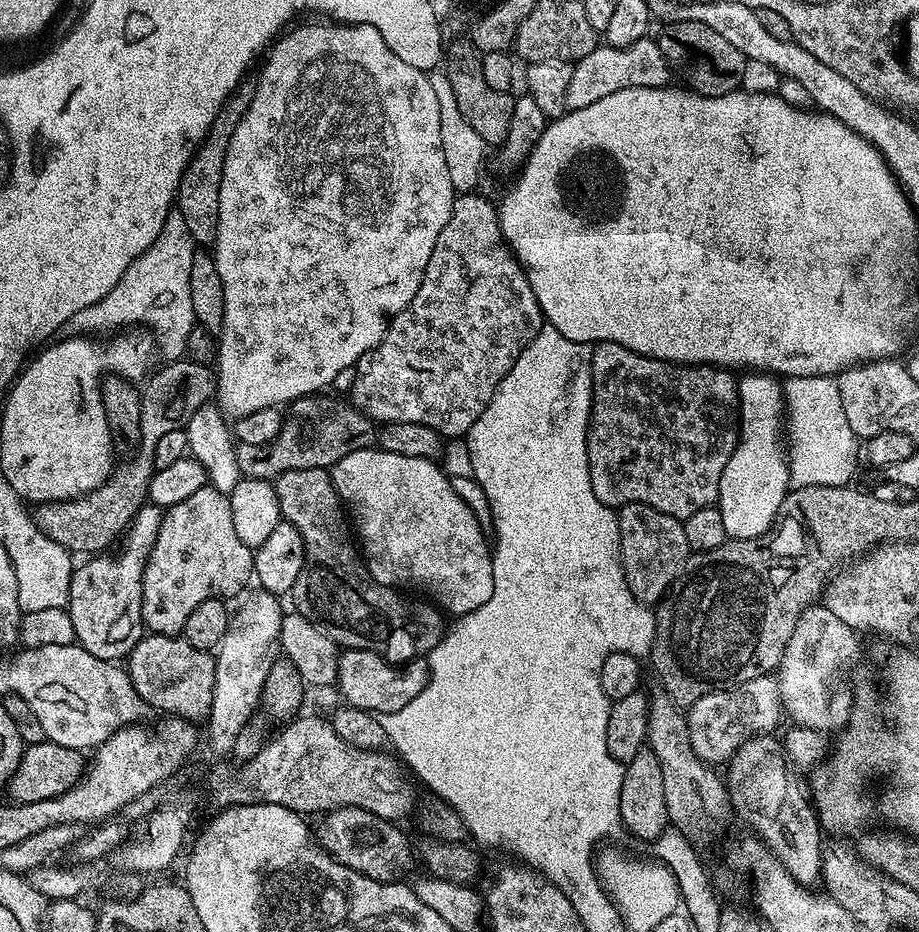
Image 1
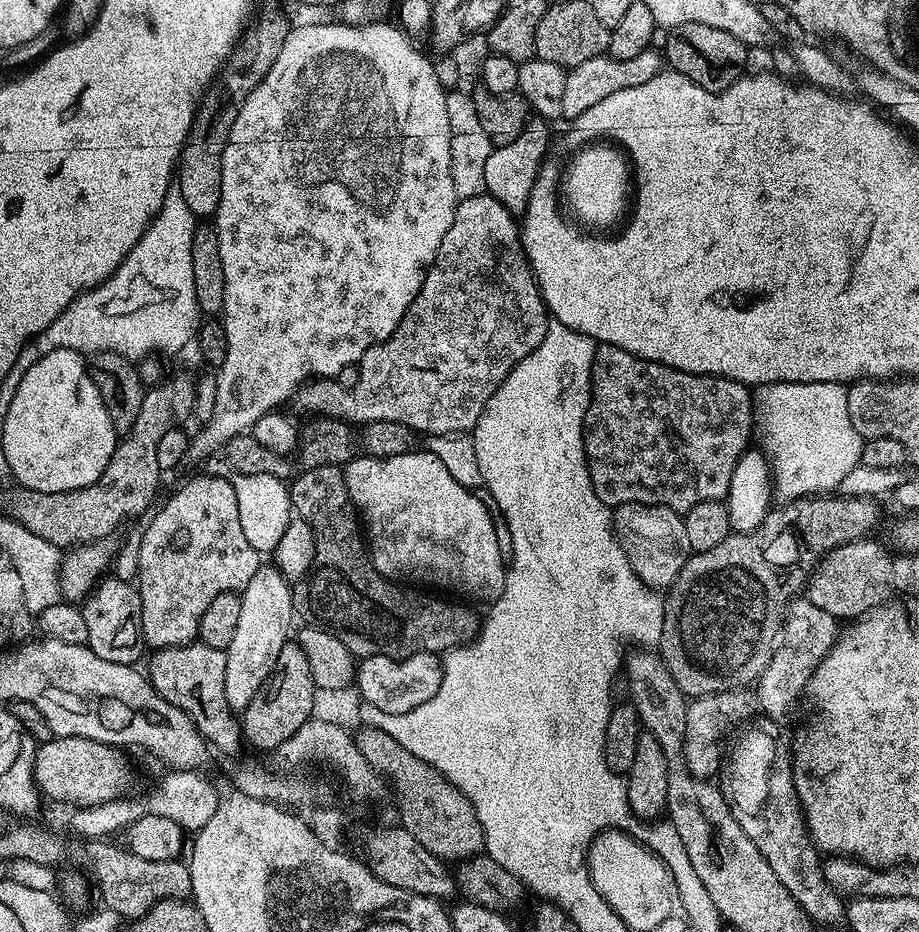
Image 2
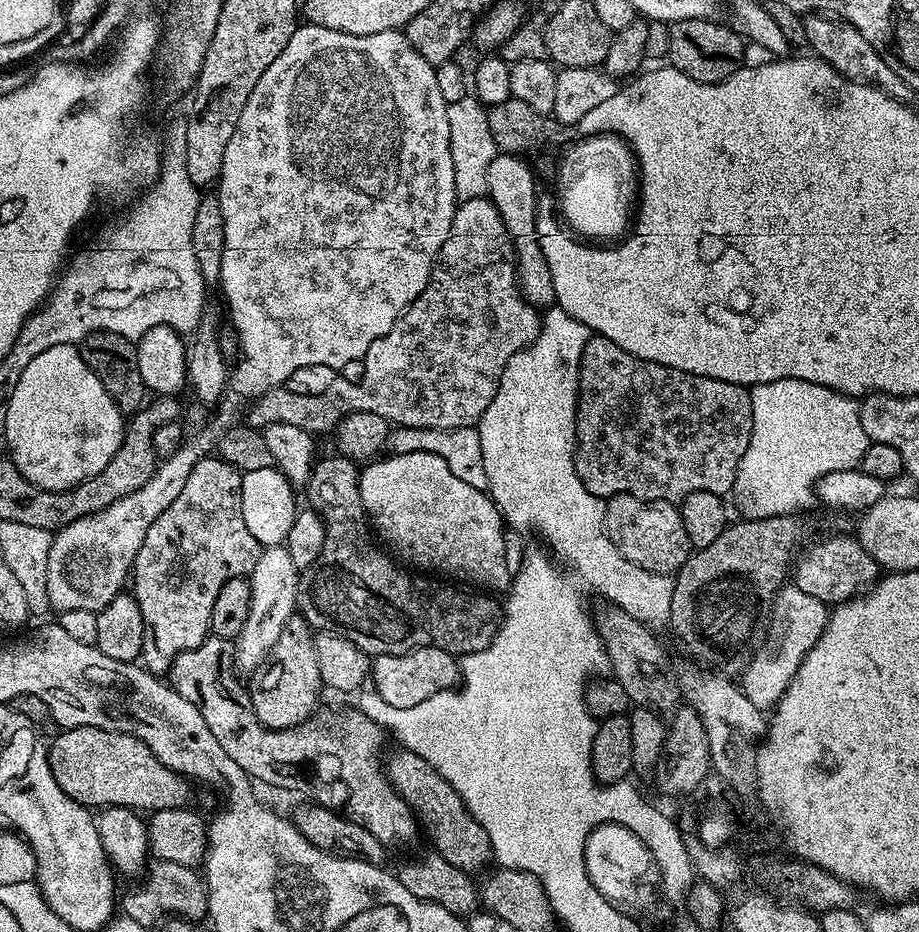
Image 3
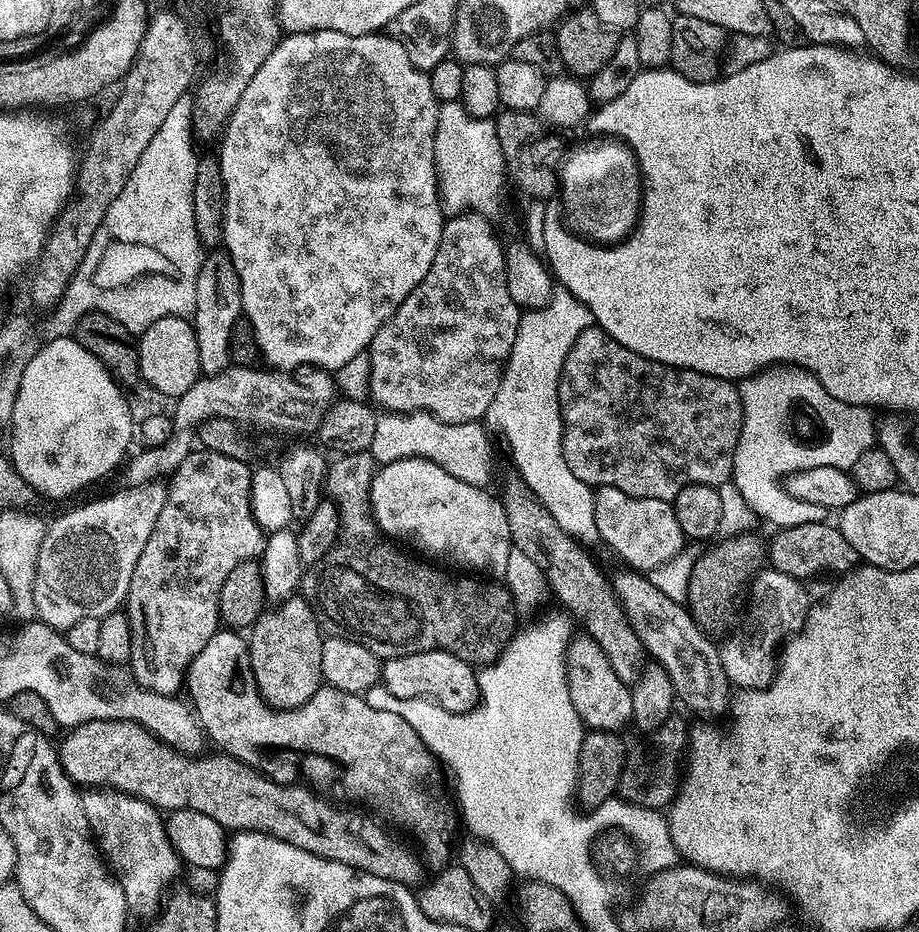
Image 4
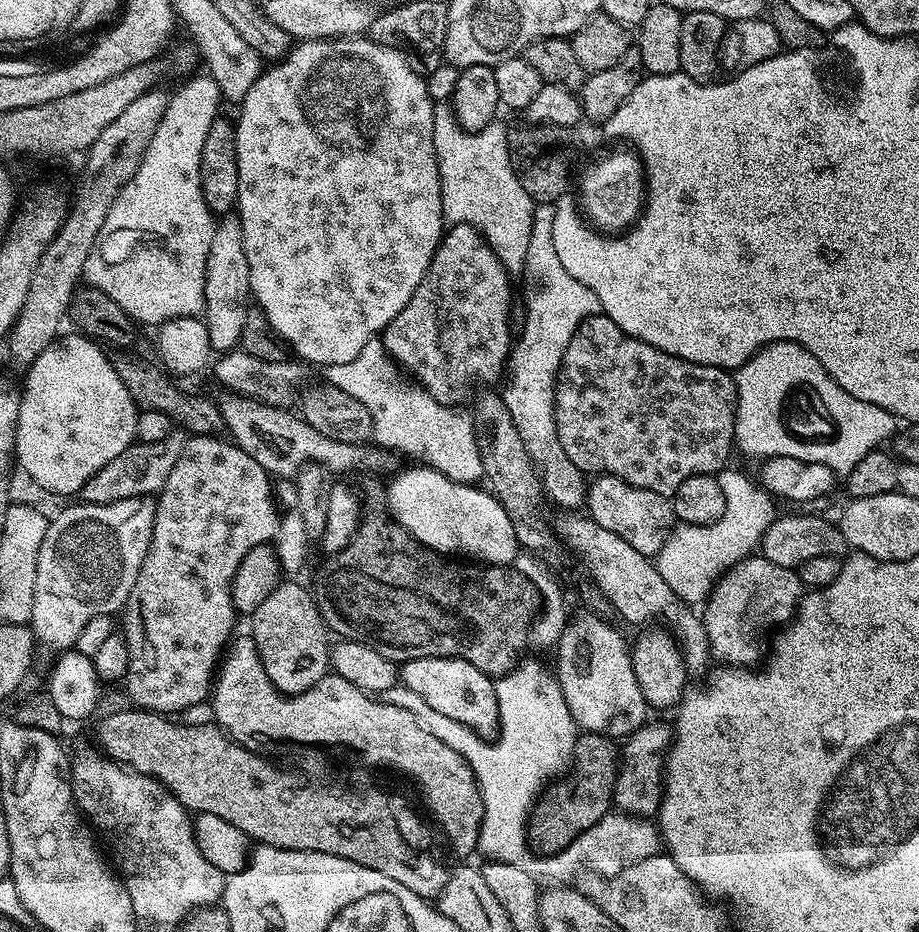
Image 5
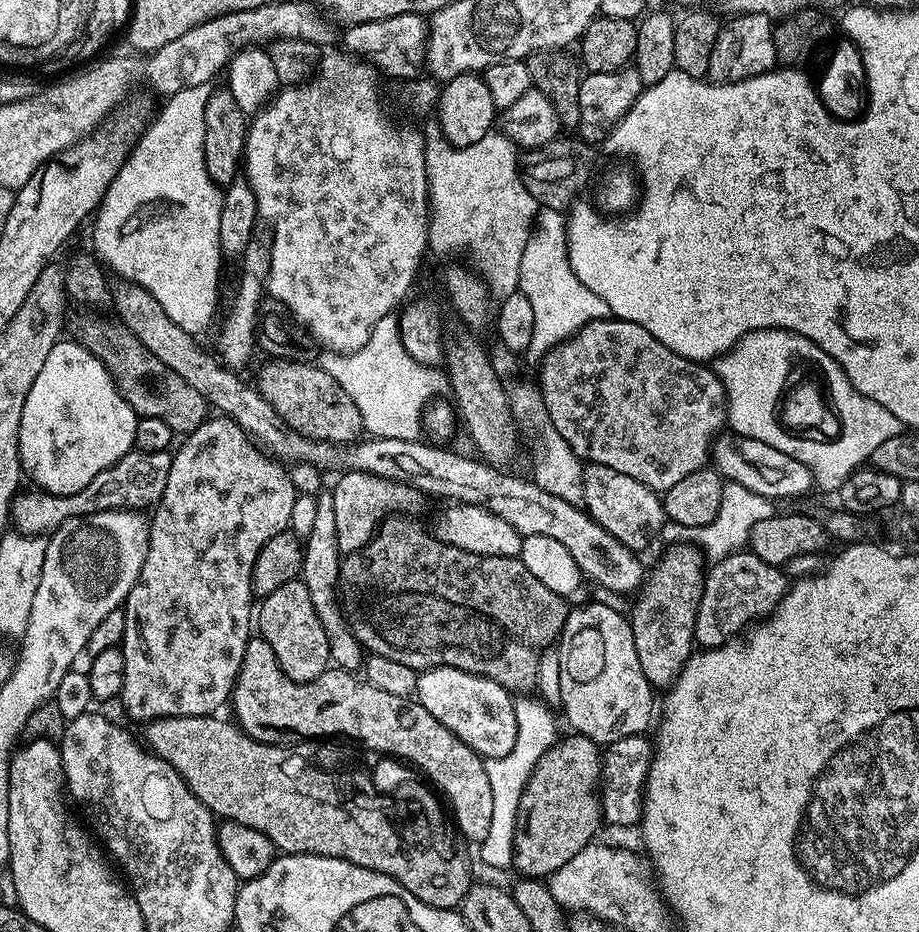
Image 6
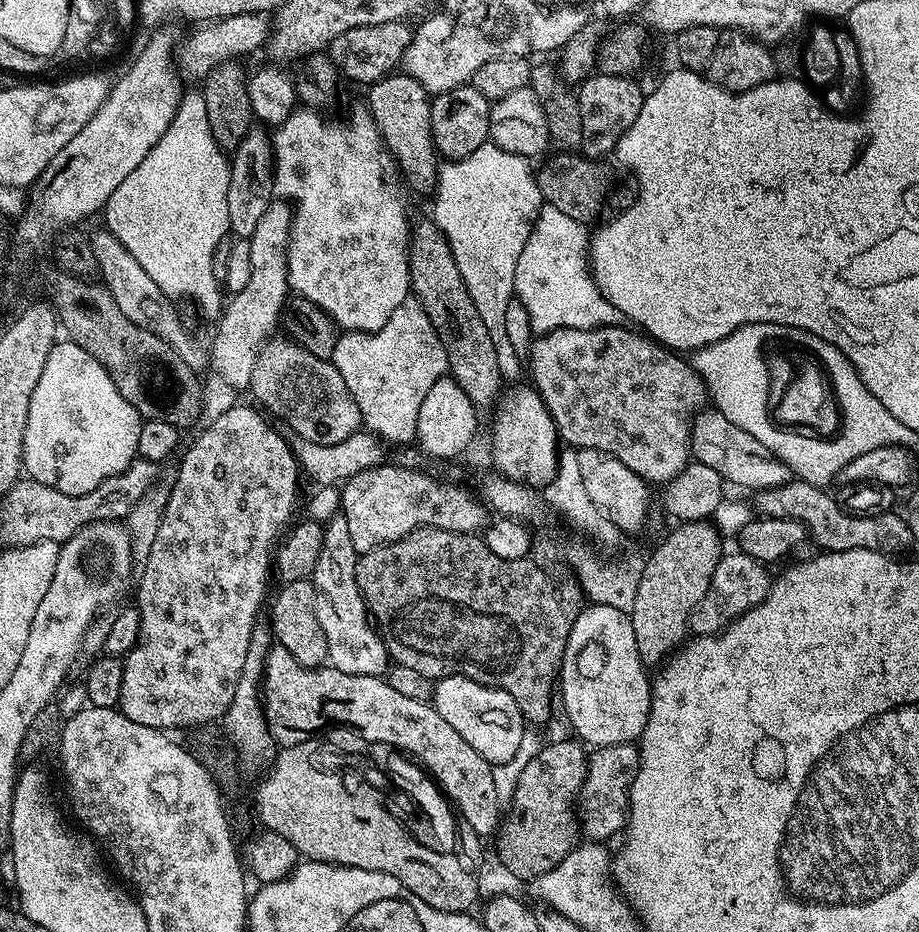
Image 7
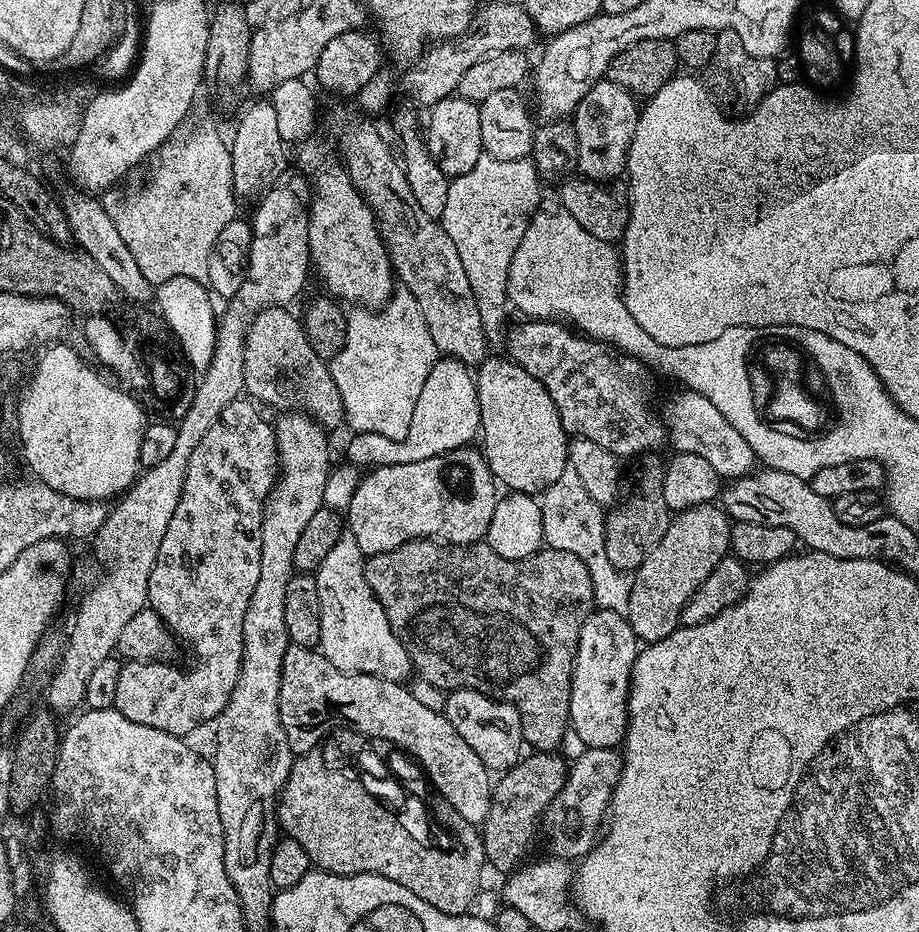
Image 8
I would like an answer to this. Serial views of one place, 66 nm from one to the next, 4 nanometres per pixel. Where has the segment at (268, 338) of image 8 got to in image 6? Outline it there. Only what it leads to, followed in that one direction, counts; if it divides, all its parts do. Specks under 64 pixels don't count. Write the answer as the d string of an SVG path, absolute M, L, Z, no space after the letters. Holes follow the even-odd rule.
M273 358L267 362L269 364L260 372L258 391L293 430L311 440L325 440L331 444L353 443L364 432L362 414L358 414L358 406L354 406L354 398L350 398L350 394L346 394L346 390L342 390L342 386L334 382L334 378L330 378L330 374L326 374L326 370L319 363L305 362L303 359Z

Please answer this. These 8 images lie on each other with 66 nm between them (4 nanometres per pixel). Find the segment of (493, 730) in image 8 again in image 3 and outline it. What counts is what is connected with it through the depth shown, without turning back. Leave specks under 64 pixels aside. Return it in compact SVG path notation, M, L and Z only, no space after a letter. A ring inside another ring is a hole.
M416 648L397 656L378 656L370 664L371 687L384 702L395 708L418 706L434 694L449 691L457 683L459 674L457 657L441 648Z

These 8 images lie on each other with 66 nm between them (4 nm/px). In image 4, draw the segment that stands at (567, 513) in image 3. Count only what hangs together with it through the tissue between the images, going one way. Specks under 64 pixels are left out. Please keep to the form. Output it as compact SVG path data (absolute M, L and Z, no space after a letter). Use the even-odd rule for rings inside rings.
M567 290L557 291L541 308L525 311L520 318L518 338L500 379L498 394L494 394L486 417L487 427L493 433L504 435L522 484L540 500L562 530L584 546L600 540L594 518L596 497L590 485L578 479L570 466L566 466L560 375L578 334L593 324L589 308Z

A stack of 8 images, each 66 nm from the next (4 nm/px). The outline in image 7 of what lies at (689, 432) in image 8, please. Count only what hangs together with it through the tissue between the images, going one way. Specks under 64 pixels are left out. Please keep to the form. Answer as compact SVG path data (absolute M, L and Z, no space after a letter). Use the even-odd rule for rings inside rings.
M701 410L696 413L692 422L691 455L699 463L710 466L710 470L718 470L720 477L729 485L737 484L740 488L777 488L793 479L786 462L766 450L766 446L762 446L762 442L758 442L754 434L746 434L746 430L734 426L730 418L715 410Z

